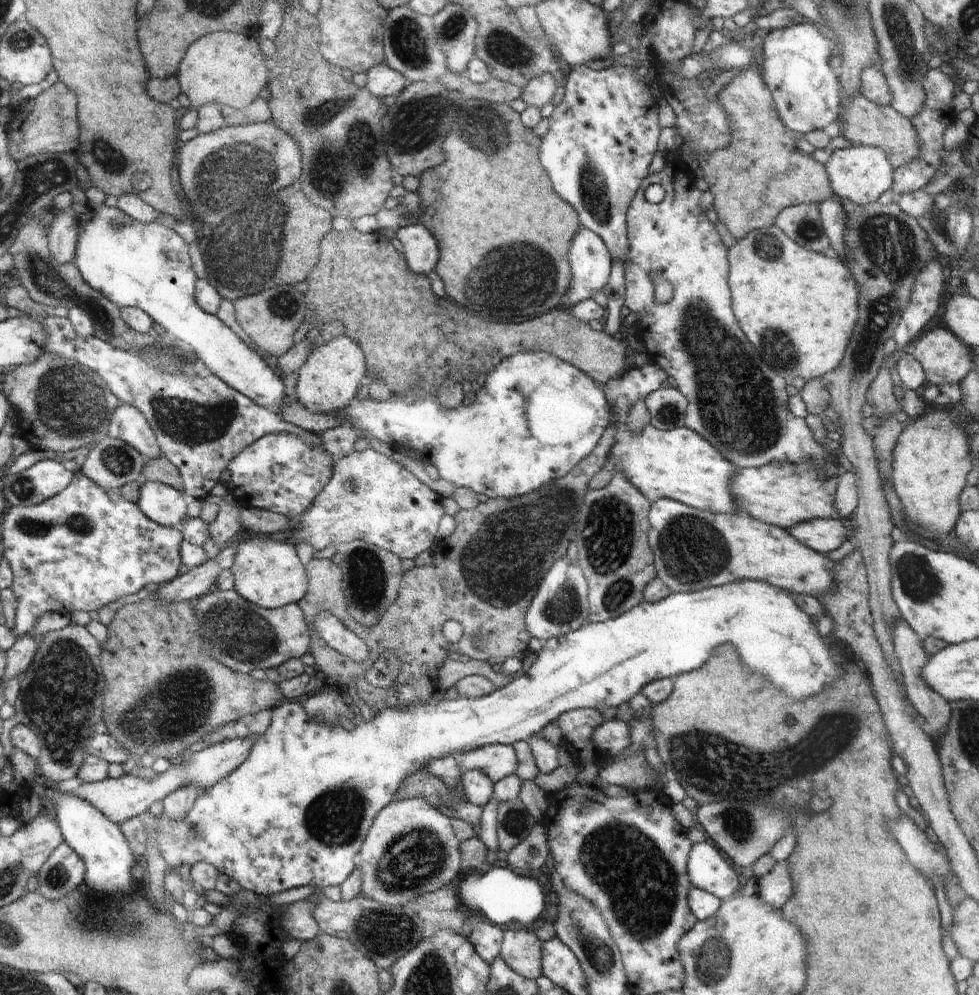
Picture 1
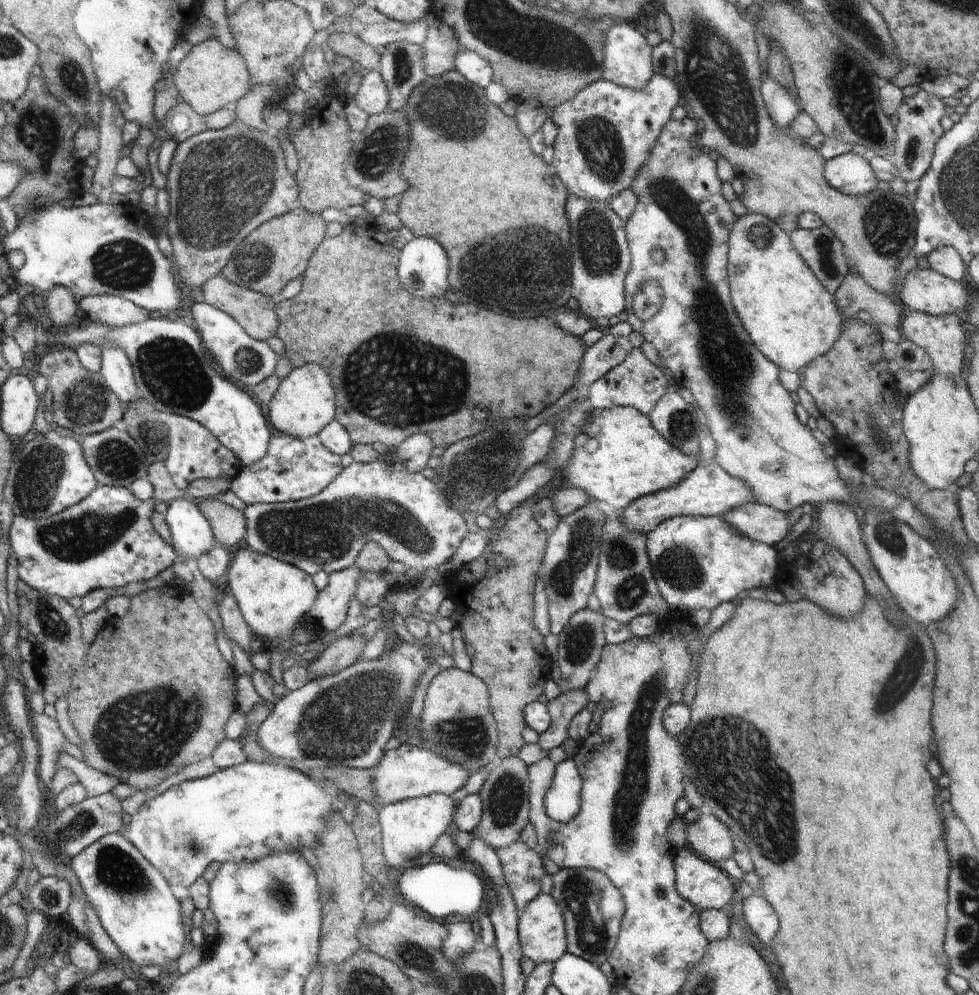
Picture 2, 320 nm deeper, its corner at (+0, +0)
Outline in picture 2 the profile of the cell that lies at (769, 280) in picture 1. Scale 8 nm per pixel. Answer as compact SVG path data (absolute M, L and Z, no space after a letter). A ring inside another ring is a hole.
M748 213L736 219L732 225L729 234L729 251L728 251L728 276L731 290L731 301L736 310L738 318L742 321L742 326L750 335L752 342L758 347L758 350L764 354L768 360L776 363L781 370L801 372L802 369L814 359L826 354L828 350L834 346L836 340L841 333L841 326L843 323L842 313L839 311L833 295L827 291L827 288L814 276L814 273L808 268L808 265L802 260L802 257L796 252L792 246L791 238L788 233L785 233L776 222L771 218L760 213Z

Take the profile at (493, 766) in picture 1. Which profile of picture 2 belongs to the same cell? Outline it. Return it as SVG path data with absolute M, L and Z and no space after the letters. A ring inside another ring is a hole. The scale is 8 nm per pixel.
M403 744L398 749L389 750L384 754L376 768L371 770L377 797L374 808L380 810L383 806L400 801L428 796L431 794L454 794L462 788L470 773L462 767L452 765L449 761L432 751Z

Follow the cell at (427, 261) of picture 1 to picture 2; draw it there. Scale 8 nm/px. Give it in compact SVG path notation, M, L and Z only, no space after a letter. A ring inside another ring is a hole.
M414 237L401 248L399 271L403 285L407 287L412 295L421 299L430 300L436 297L444 297L445 292L451 288L448 280L448 277L450 277L450 258L446 248L430 237Z

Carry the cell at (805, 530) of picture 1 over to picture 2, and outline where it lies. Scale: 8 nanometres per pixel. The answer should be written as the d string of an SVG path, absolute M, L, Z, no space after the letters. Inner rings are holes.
M754 501L732 507L723 514L723 519L742 538L773 546L791 530L787 516L785 512Z

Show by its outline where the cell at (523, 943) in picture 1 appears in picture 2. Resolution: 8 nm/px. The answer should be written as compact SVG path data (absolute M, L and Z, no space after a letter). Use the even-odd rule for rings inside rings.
M540 893L531 900L519 913L518 924L519 943L523 956L530 958L536 965L546 961L555 963L567 953L563 910L551 894Z

